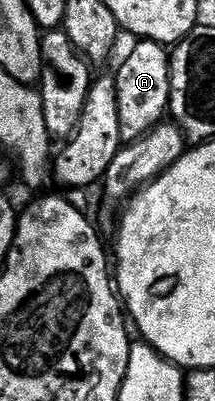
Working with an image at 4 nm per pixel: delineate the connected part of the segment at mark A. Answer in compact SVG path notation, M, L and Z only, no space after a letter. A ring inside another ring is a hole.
M148 39L136 44L136 47L124 57L119 71L114 72L117 89L117 117L121 123L121 139L124 144L148 135L158 123L164 122L171 105L171 57L168 48L162 43L154 43Z

